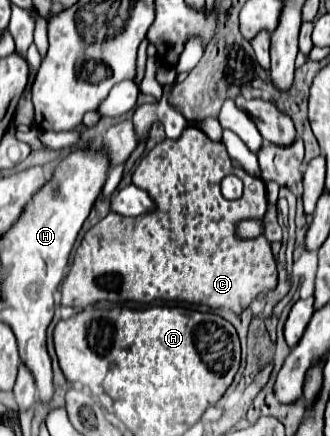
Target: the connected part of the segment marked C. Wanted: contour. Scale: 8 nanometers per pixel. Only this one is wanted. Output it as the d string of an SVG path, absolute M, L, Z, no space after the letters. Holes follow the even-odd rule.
M187 126L179 140L159 142L135 168L133 184L147 190L157 202L157 212L137 218L121 218L111 212L97 222L81 240L75 262L63 280L61 304L85 308L101 300L109 302L141 302L155 300L185 300L191 304L205 304L209 308L231 308L243 312L249 302L263 292L277 286L277 262L267 238L261 234L257 240L241 240L235 226L243 218L263 218L267 210L265 182L233 166L223 142L209 140L197 126ZM235 174L243 180L245 190L239 200L225 200L221 194L221 180Z

